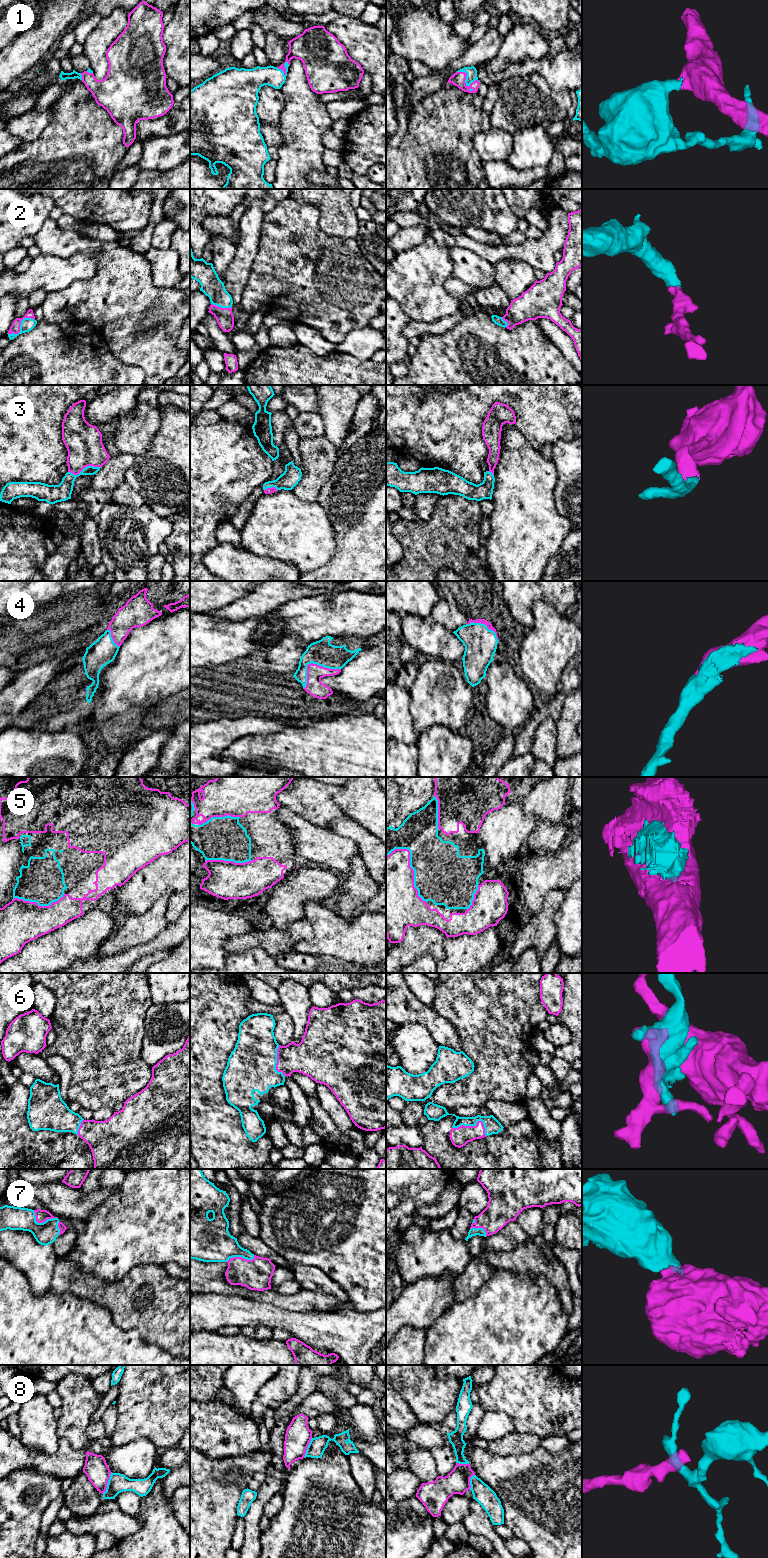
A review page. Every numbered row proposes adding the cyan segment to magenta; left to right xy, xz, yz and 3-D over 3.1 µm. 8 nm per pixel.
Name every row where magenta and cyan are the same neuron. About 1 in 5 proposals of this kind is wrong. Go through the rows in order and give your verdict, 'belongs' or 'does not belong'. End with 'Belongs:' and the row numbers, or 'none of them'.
1: belongs
2: belongs
3: belongs
4: belongs
5: belongs
6: belongs
7: belongs
8: does not belong
Belongs: 1, 2, 3, 4, 5, 6, 7

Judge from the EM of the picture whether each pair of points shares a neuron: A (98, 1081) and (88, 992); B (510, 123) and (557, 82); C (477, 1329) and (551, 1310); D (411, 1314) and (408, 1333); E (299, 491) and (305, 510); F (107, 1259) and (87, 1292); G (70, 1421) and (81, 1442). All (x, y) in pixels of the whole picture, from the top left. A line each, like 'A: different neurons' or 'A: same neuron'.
A: same neuron
B: different neurons
C: same neuron
D: different neurons
E: different neurons
F: different neurons
G: same neuron

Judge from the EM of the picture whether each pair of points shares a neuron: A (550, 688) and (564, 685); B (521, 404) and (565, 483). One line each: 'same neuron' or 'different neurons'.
A: different neurons
B: different neurons

